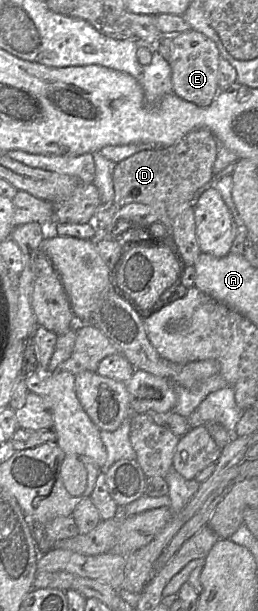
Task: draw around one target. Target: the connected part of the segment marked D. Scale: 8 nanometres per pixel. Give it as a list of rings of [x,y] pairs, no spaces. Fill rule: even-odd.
[[[199,128],[172,146],[146,149],[116,163],[113,171],[114,203],[119,207],[131,203],[149,205],[157,212],[158,222],[171,230],[174,219],[193,206],[197,190],[214,177],[217,150],[218,141],[213,133],[207,128]]]

